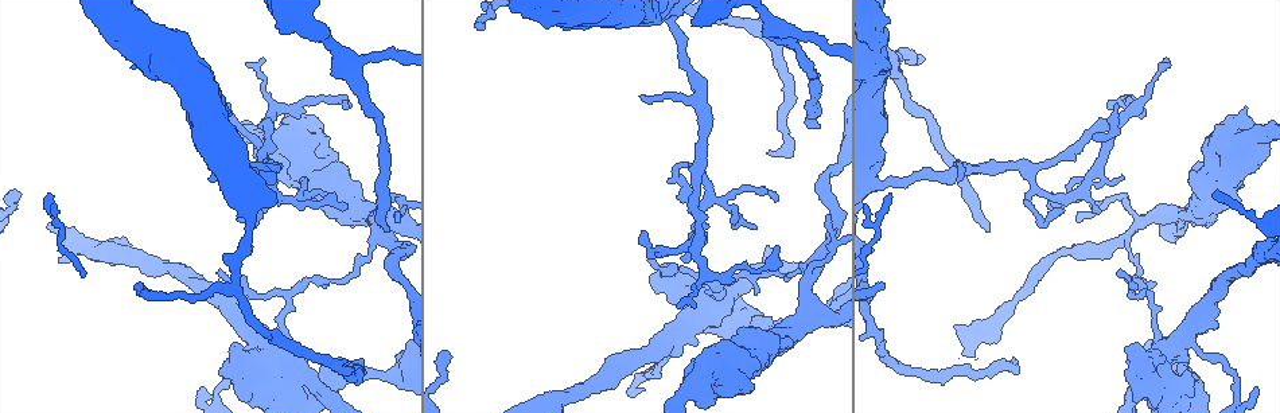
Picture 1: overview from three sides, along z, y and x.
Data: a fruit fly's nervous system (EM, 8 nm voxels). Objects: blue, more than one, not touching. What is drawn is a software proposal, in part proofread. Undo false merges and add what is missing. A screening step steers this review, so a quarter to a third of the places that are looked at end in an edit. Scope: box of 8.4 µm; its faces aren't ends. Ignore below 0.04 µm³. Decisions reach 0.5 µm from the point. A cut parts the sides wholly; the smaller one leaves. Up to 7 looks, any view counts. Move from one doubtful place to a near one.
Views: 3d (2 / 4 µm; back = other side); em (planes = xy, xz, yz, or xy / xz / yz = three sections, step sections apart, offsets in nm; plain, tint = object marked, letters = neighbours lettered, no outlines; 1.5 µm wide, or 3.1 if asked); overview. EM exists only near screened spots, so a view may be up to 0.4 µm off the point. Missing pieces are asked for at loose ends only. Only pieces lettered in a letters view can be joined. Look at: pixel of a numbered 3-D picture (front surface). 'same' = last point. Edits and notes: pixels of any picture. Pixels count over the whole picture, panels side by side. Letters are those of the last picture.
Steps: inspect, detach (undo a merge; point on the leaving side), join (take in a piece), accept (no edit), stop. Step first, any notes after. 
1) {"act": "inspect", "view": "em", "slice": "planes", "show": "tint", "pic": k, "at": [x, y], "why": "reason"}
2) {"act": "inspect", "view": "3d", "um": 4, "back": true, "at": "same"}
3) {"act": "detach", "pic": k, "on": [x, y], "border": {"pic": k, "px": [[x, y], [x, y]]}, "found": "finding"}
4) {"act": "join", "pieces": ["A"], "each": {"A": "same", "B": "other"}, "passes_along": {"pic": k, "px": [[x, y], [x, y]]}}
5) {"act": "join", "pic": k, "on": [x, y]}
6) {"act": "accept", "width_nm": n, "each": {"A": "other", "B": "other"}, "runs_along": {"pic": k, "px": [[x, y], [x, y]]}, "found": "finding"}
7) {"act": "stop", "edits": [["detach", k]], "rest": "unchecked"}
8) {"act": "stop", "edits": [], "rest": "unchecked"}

{"act": "inspect", "view": "3d", "um": 4, "pic": 1, "at": [381, 373]}

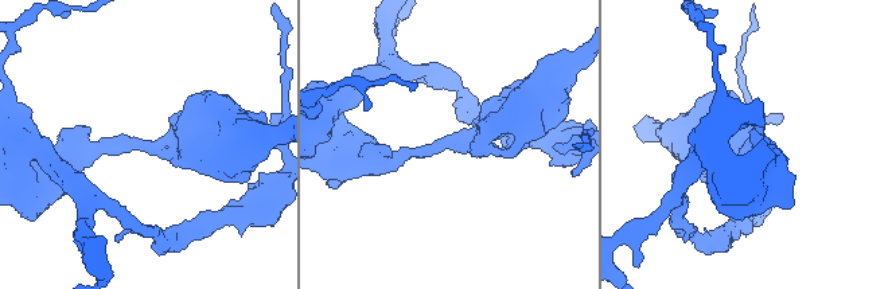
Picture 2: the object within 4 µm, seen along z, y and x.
{"act": "inspect", "view": "em", "slice": "xy", "step": 8, "show": "tint", "pic": 2, "at": [445, 146], "arms": 3, "arm_widths_nm": [240, 280, 340], "why": "now the EM"}

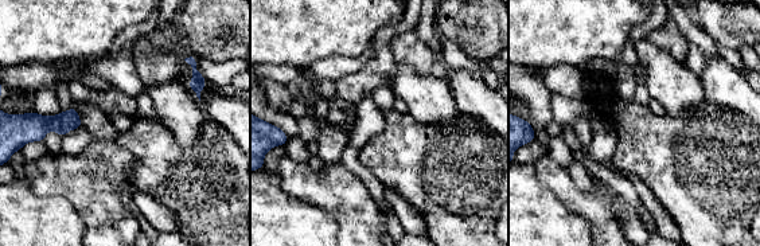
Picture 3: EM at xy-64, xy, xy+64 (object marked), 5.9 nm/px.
{"act": "inspect", "view": "em", "slice": "planes", "show": "letters", "at": "same", "why": "cut it another way"}

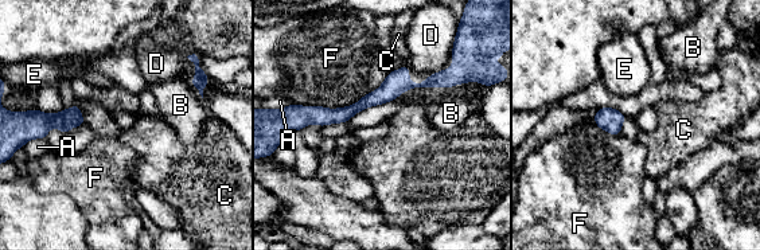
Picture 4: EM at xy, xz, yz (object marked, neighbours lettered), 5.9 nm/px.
{"act": "accept", "each": {"A": "other", "B": "other", "C": "other", "D": "other", "E": "other", "F": "other"}, "runs_along": {"pic": 4, "px": [[460, 77], [304, 117]]}, "found": "continuous, no second neuron"}

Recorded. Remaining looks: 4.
{"act": "inspect", "view": "em", "slice": "planes", "show": "letters", "pic": 1, "at": [988, 231], "why": "long arm stops here"}

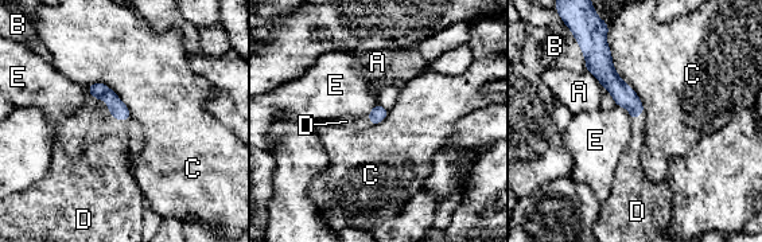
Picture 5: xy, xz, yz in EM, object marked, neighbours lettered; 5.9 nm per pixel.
{"act": "join", "pic": 5, "on": [107, 155], "longest_contact_nm": ["C", 550], "each": {"A": "other", "B": "other", "C": "other", "D": "same", "E": "other"}, "passes_along": {"pic": 5, "px": [[98, 90], [112, 114], [107, 155]]}, "found": "the neuron continues"}

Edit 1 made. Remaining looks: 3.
{"act": "inspect", "view": "overview", "why": "redraw"}

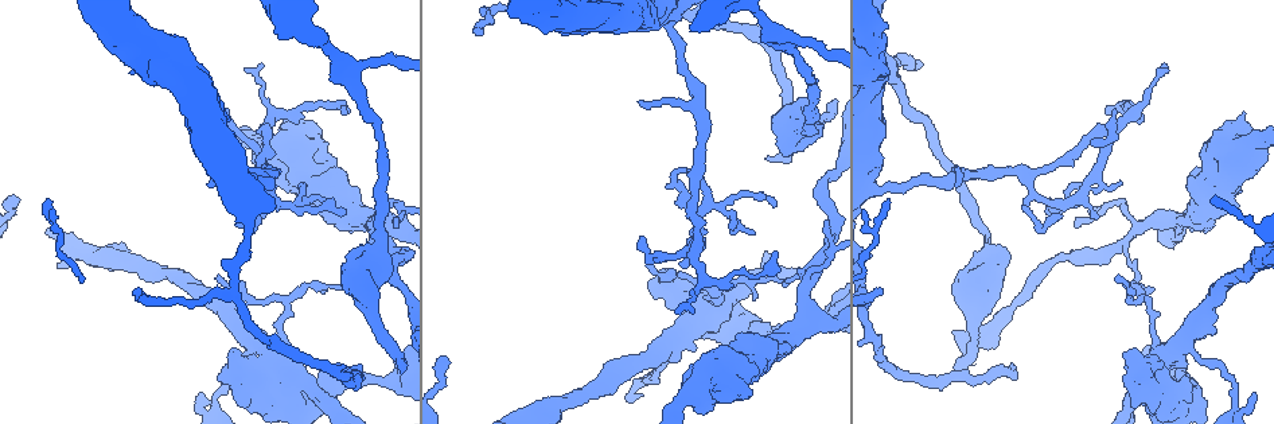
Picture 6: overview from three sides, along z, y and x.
{"act": "inspect", "view": "em", "slice": "yz", "step": 8, "show": "tint", "pic": 6, "at": [238, 188], "why": "sudden change in width"}

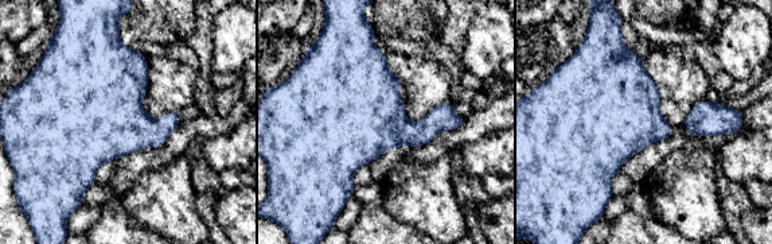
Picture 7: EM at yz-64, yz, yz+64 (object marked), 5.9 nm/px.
{"act": "inspect", "view": "em", "slice": "planes", "show": "letters", "at": "same"}

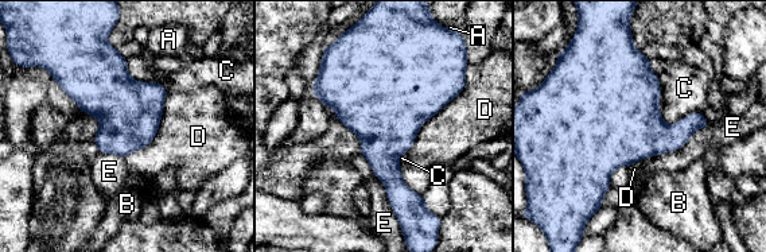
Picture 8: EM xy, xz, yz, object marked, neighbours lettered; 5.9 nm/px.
{"act": "accept", "width_nm": 380, "longest_contact_nm": ["D", 600], "each": {"A": "other", "B": "other", "C": "other", "D": "other", "E": "other"}, "found": "continuous, no second neuron"}

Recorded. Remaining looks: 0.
{"act": "stop", "edits": [["join", 5]], "rest": "unchecked"}

